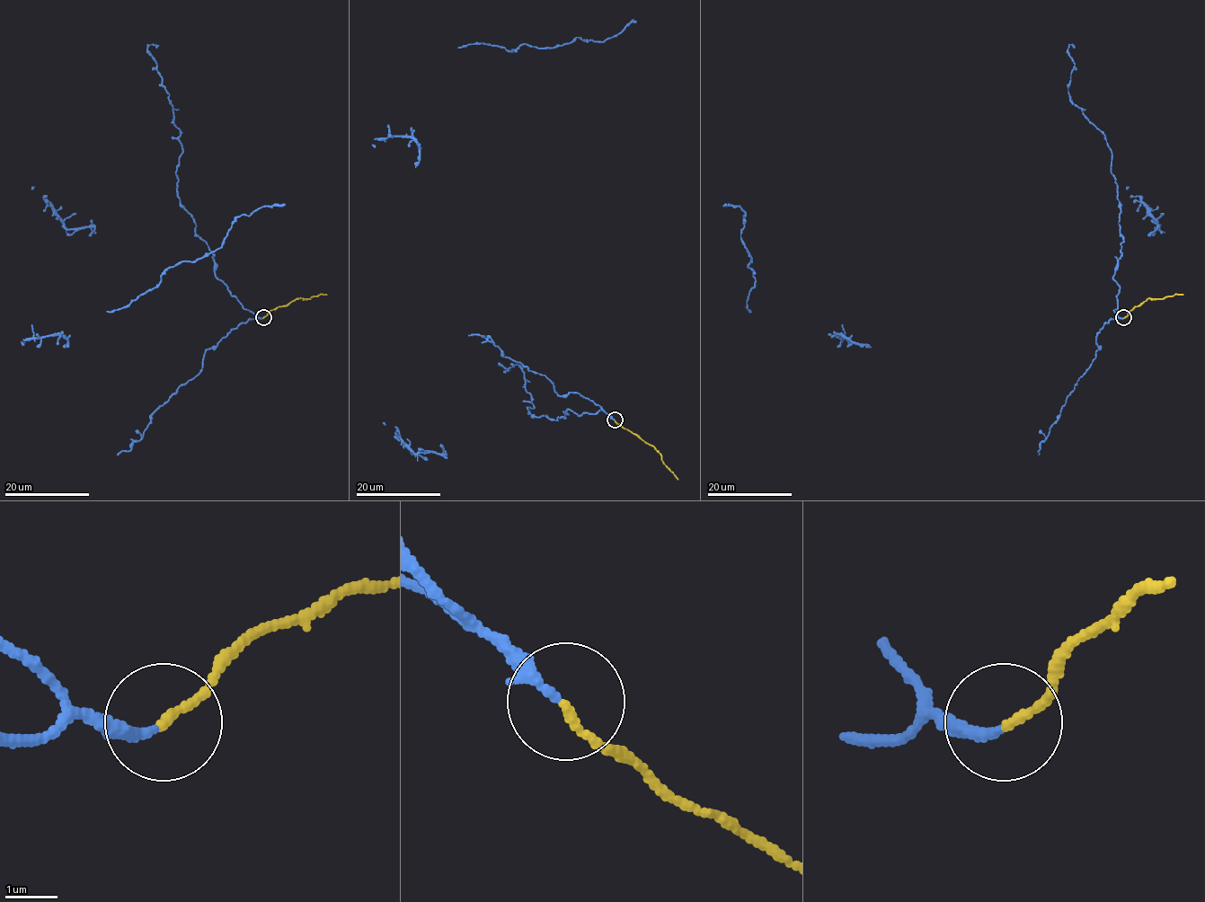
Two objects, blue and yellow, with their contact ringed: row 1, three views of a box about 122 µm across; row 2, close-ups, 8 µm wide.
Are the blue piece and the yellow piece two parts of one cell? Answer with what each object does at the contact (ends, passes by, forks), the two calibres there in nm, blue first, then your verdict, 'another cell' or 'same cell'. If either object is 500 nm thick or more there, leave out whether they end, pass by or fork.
blue ends | yellow ends | 200/150 nm | same cell

